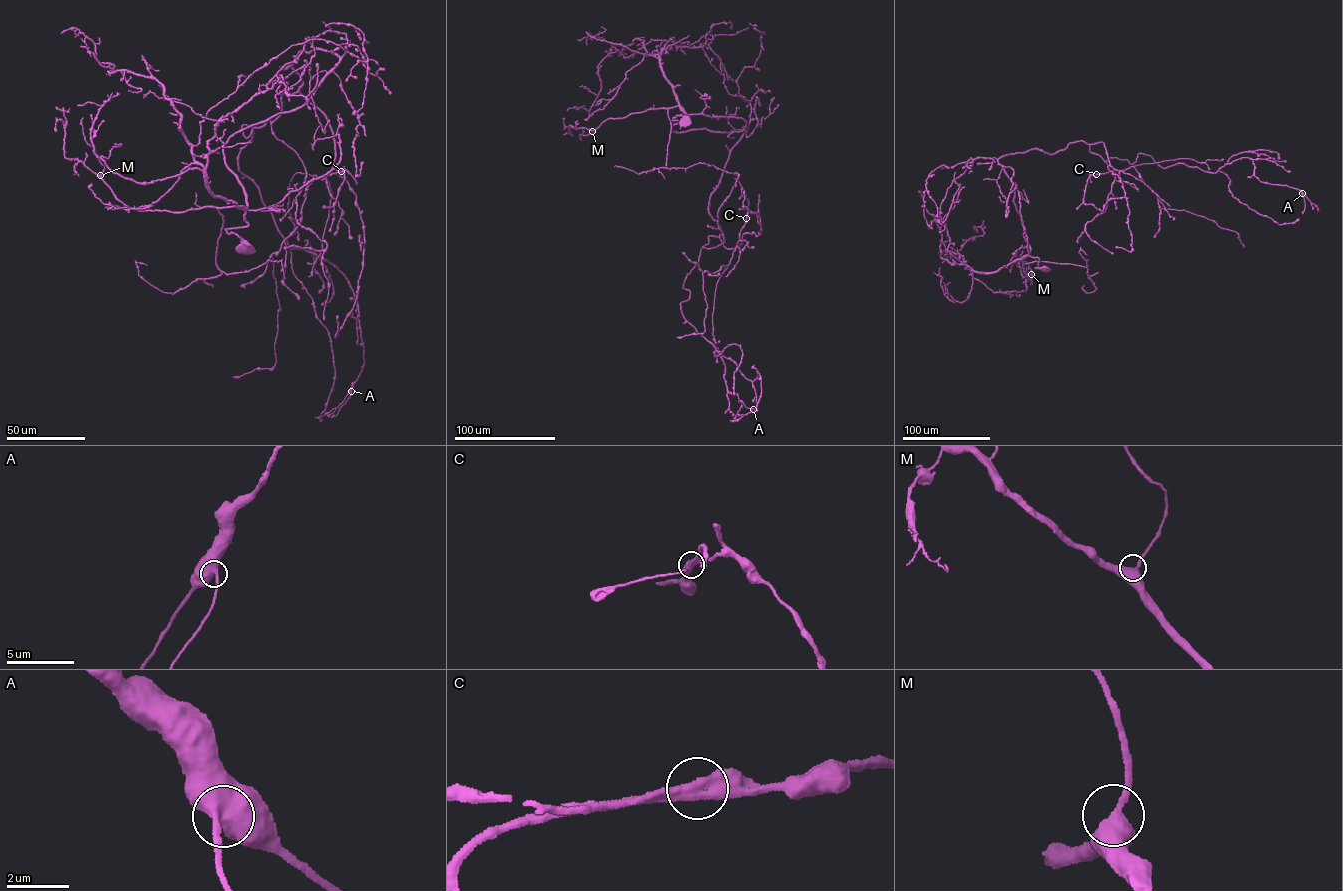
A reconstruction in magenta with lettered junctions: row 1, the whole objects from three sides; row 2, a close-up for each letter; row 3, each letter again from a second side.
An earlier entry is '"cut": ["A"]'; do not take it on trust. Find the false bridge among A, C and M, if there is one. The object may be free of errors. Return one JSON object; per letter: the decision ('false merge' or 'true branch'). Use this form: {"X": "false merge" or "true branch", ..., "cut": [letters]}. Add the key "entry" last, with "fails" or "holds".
{"A": "true branch", "C": "true branch", "M": "true branch", "cut": [], "entry": "fails"}

